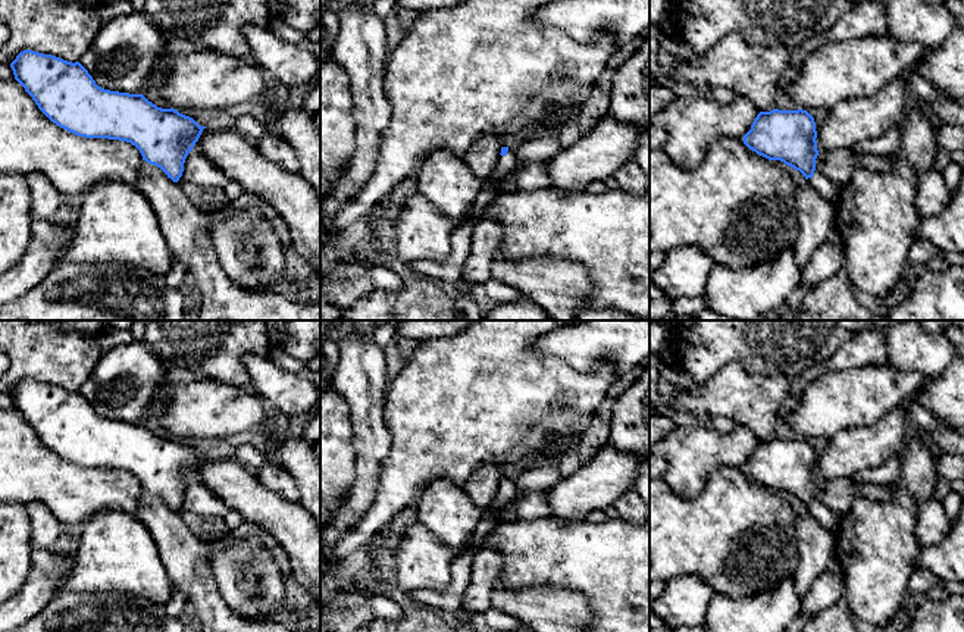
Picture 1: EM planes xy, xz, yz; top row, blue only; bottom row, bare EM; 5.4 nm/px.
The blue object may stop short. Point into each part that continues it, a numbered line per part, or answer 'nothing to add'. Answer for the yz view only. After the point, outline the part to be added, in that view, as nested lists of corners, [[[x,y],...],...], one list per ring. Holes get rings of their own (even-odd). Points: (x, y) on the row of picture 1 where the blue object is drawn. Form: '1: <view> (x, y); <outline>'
1: yz (828, 188); [[[814,170],[814,175],[807,182],[826,200],[833,201],[838,198],[841,185],[824,176],[821,172]]]

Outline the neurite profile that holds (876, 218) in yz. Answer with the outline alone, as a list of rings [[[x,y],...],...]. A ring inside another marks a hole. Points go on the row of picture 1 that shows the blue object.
[[[910,106],[901,134],[901,147],[889,154],[896,162],[893,172],[858,168],[851,181],[841,187],[836,201],[835,229],[844,243],[844,266],[851,284],[874,297],[888,297],[901,281],[908,263],[920,216],[916,209],[916,191],[920,176],[932,169],[938,146],[936,123],[926,110]]]

